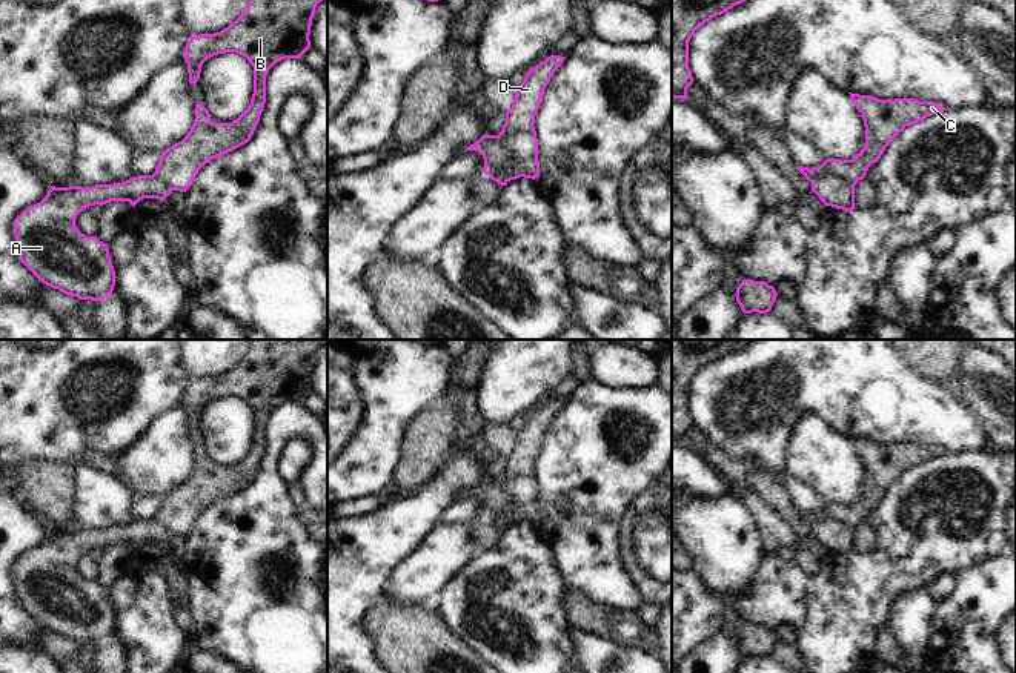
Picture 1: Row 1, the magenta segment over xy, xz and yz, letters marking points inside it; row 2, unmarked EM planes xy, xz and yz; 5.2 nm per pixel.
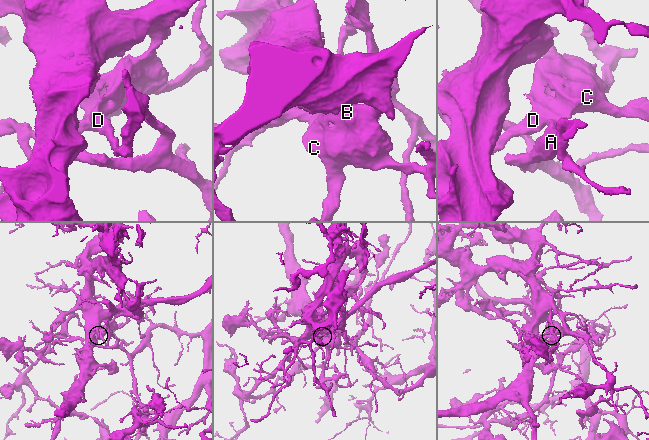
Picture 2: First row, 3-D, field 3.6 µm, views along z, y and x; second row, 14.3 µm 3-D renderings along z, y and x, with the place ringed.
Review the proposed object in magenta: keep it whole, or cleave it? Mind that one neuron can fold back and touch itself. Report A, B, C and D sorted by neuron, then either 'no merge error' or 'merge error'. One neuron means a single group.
A / B C D; merge error

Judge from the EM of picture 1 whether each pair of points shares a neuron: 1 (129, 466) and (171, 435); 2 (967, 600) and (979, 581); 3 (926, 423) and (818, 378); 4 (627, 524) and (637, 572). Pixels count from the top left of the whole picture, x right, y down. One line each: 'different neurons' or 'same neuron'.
1: same neuron
2: same neuron
3: same neuron
4: same neuron

